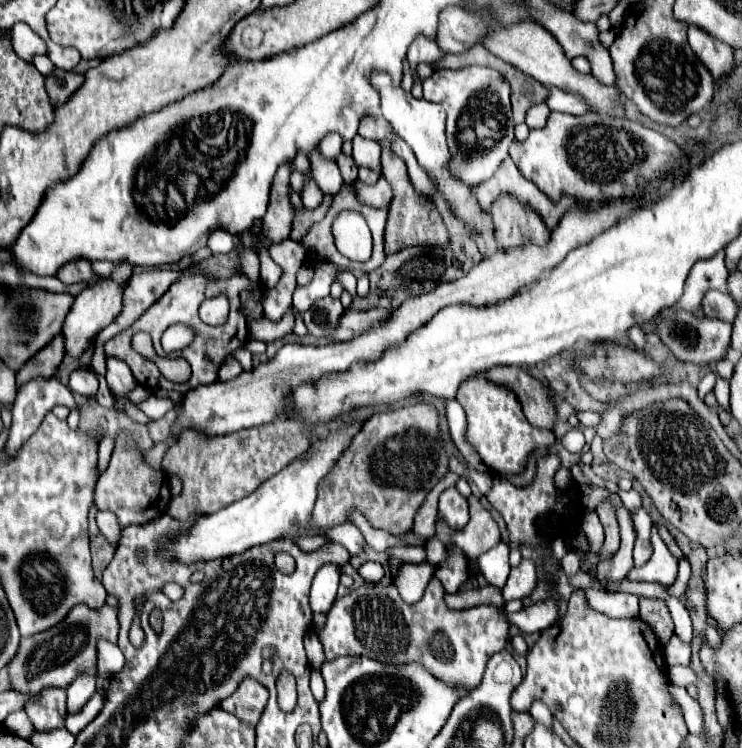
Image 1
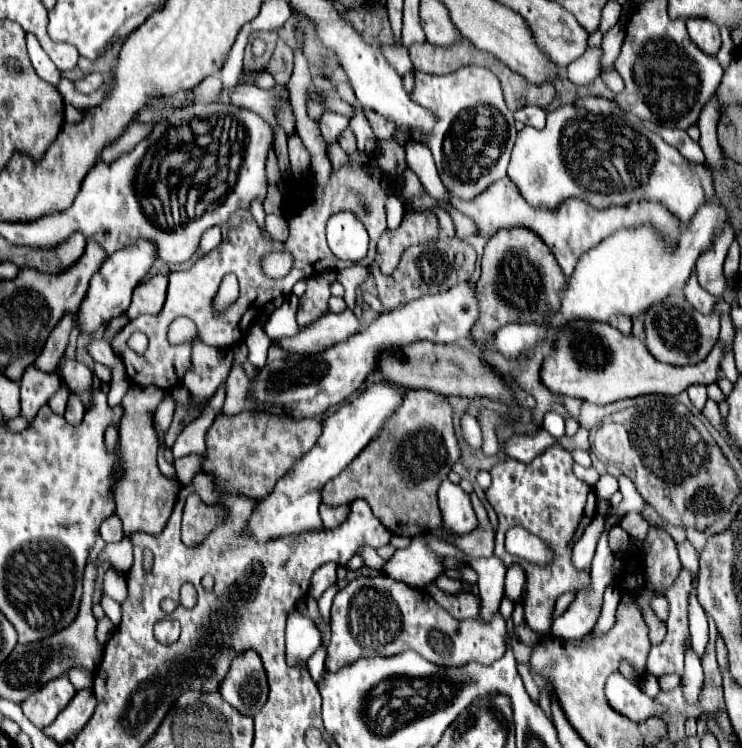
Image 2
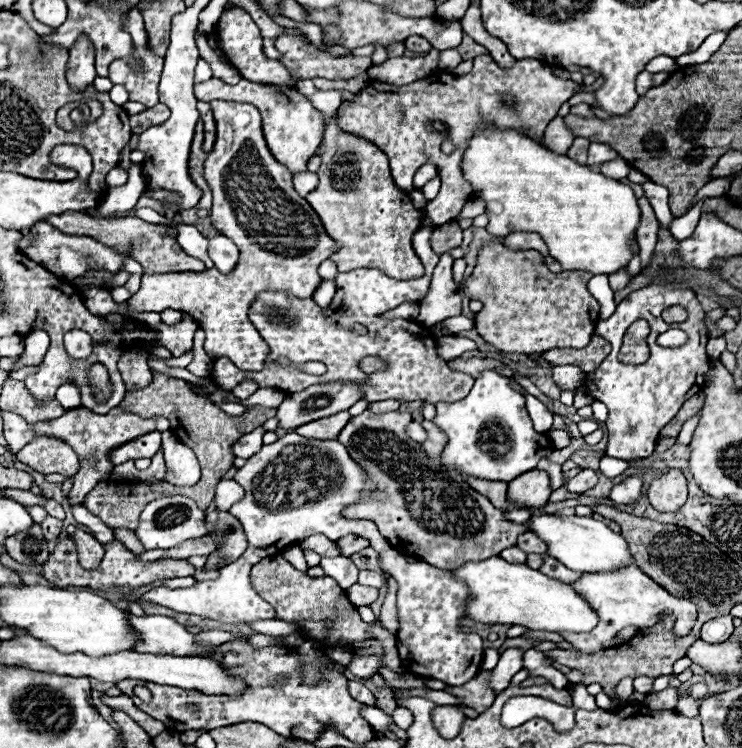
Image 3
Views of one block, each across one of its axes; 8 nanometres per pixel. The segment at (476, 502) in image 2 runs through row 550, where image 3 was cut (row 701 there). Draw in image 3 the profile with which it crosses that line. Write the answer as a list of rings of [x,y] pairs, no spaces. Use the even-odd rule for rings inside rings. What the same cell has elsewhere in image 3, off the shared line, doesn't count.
[[[479,672],[470,682],[462,686],[448,686],[446,692],[462,698],[464,706],[474,708],[478,714],[488,710],[494,702],[494,692],[488,688],[488,676],[490,672]]]

